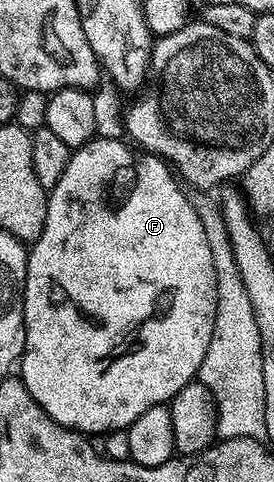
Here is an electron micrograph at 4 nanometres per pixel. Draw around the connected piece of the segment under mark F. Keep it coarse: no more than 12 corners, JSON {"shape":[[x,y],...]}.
{"shape":[[99,135],[27,254],[17,369],[126,430],[198,378],[209,229]]}

